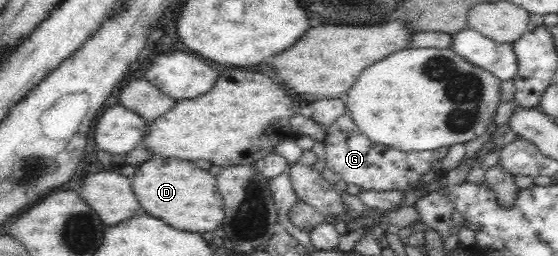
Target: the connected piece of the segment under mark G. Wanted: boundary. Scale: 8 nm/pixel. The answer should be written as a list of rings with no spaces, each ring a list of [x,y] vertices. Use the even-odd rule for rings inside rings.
[[[349,114],[341,115],[326,130],[324,138],[326,166],[340,175],[346,184],[357,184],[361,190],[410,191],[411,186],[421,182],[421,175],[431,171],[433,162],[441,160],[448,152],[441,147],[430,151],[403,152],[395,147],[383,146],[369,140],[353,122]]]

